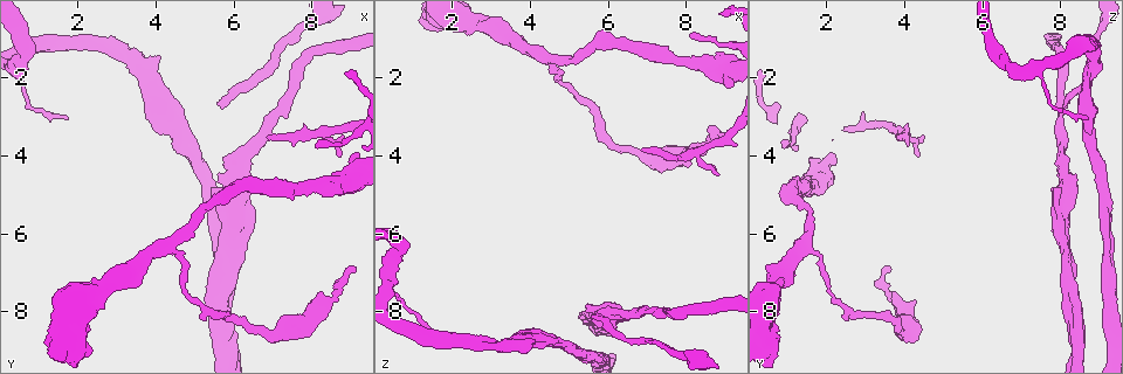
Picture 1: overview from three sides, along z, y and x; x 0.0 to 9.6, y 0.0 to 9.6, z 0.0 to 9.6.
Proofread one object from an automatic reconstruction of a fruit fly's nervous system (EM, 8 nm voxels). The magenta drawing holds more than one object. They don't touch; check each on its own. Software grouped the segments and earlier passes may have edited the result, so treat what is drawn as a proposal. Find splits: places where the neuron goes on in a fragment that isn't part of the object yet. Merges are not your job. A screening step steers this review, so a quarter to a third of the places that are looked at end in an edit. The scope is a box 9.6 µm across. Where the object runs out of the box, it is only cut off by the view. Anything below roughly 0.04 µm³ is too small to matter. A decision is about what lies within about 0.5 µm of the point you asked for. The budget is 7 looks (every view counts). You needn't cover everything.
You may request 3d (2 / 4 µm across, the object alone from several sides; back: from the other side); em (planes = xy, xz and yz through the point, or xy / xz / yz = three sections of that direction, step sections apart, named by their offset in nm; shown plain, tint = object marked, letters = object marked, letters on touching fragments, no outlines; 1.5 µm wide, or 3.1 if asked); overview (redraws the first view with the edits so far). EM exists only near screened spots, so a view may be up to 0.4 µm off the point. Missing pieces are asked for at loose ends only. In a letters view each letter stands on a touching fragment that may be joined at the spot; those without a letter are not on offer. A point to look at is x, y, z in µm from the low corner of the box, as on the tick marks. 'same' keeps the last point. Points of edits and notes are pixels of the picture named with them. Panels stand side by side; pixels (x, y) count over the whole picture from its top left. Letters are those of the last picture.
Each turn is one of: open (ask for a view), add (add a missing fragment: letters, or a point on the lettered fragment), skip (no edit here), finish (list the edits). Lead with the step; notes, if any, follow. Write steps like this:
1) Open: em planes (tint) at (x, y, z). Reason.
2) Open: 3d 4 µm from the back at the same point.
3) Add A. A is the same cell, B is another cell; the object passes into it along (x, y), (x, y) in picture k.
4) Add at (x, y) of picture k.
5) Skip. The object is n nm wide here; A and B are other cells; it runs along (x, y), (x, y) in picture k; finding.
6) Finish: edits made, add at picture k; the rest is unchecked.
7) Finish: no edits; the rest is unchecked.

Open: em planes (letters) at (6.85, 3.50, 3.90). Free end.

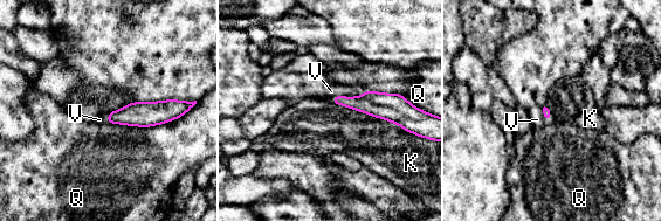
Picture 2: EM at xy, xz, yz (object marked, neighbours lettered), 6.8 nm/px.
Add V. V is the same cell, K and Q are other cells; it goes on there.

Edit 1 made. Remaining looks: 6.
Open: overview.

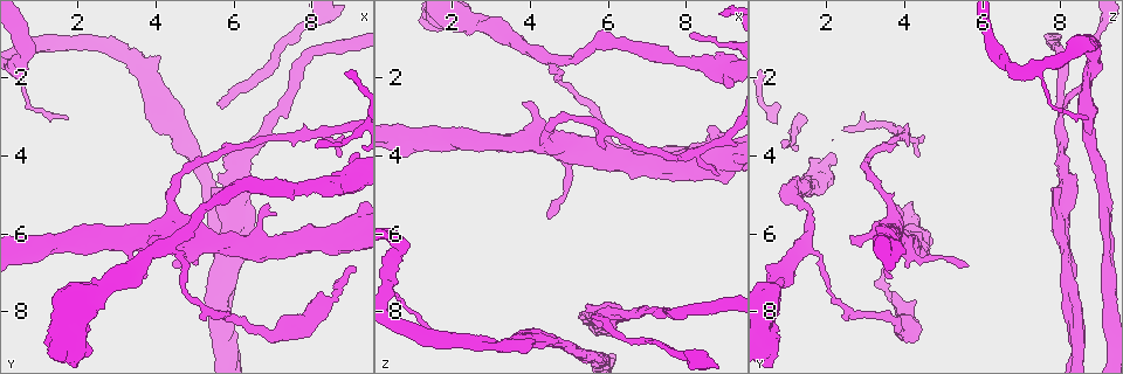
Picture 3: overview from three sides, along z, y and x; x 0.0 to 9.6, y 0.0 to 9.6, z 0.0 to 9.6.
Open: em planes (tint) at (8.70, 3.95, 4.35). Free end.

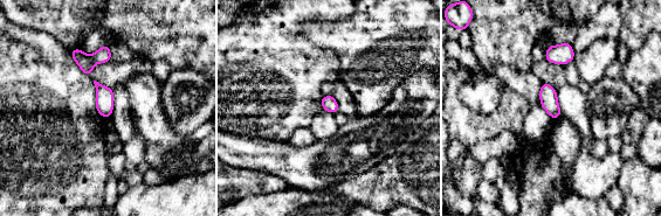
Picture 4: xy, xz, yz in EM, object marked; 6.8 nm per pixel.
Open: em planes (letters) at the same point. What lies round it.

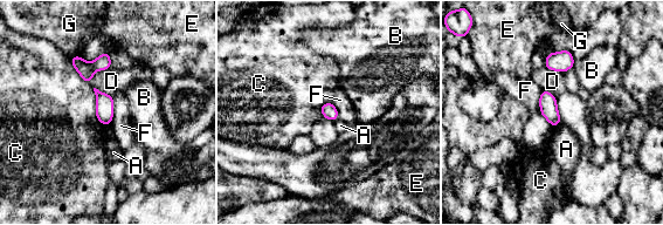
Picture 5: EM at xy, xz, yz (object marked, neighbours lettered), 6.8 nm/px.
Skip. The longest contact is with C, 260 nm; A, B, C, D, E, F and G are other cells; a border runs along (92, 88), (96, 117), (103, 124) in picture 5; none of them fits.

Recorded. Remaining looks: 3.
Open: em xz step 4 (letters) at (9.20, 6.95, 3.65). Long arm stops here.

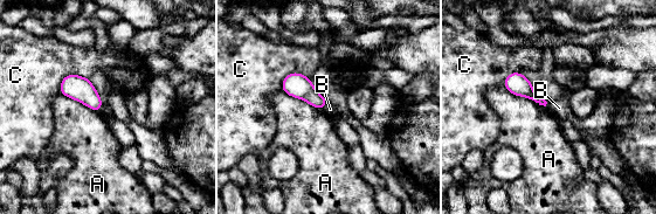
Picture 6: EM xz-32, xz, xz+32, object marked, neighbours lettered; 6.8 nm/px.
Skip. The longest contact is with A, 320 nm; A, B and C are other cells; none of them fits.

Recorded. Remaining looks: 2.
Finish: edits made, add at picture 2; the rest is unchecked.

